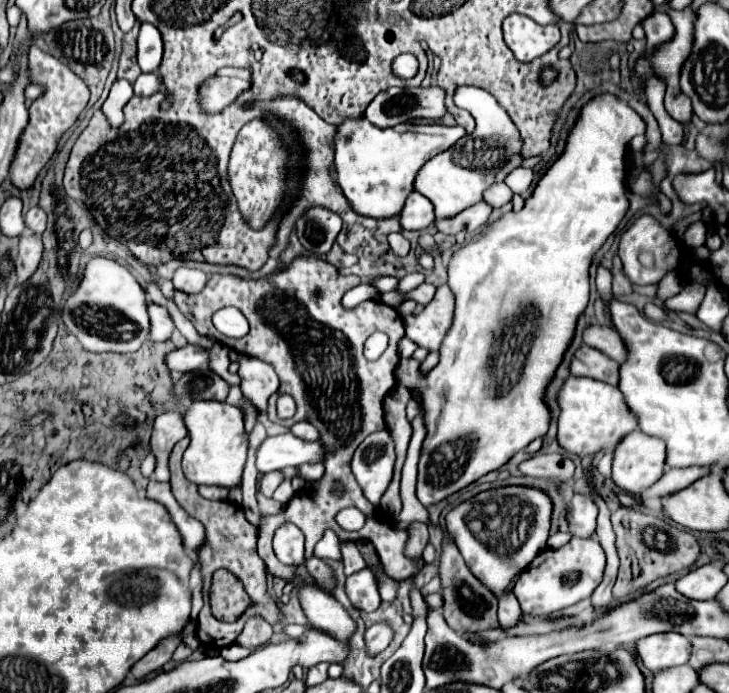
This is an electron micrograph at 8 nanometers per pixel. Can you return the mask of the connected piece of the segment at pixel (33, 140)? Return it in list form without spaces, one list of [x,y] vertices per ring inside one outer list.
[[[37,45],[29,51],[29,71],[31,71],[31,81],[43,85],[45,93],[39,99],[35,99],[33,105],[29,107],[29,123],[23,129],[23,135],[17,143],[15,159],[11,163],[9,179],[17,189],[33,187],[41,169],[57,151],[57,143],[61,135],[67,129],[71,129],[71,125],[77,121],[77,117],[81,115],[81,111],[89,101],[89,87],[83,83],[83,79],[79,79],[65,63],[59,63],[59,59],[55,59],[53,55],[43,53]]]

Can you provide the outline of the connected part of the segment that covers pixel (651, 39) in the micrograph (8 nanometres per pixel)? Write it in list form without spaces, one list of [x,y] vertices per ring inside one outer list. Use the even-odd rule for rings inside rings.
[[[653,13],[643,21],[645,33],[647,33],[647,49],[653,51],[659,45],[671,41],[671,37],[675,35],[675,25],[669,19],[669,15],[665,13]]]

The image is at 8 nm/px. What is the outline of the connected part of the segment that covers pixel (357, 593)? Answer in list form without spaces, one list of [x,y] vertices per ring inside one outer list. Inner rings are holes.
[[[363,569],[363,571],[347,577],[345,593],[347,593],[351,605],[357,611],[371,613],[381,603],[381,597],[379,597],[379,591],[377,591],[377,583],[375,583],[375,579],[373,579],[369,569]]]

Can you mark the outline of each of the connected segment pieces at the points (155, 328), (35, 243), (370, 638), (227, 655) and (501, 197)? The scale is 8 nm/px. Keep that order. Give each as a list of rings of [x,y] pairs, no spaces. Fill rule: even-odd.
[[[147,303],[147,313],[151,319],[151,339],[153,341],[167,341],[171,339],[173,333],[173,319],[169,315],[169,311],[161,305],[155,303]]]
[[[25,233],[19,237],[19,253],[15,257],[15,273],[17,273],[17,285],[23,283],[25,279],[31,277],[31,273],[35,273],[39,261],[43,255],[43,241],[33,235],[33,233]]]
[[[375,623],[375,625],[367,627],[365,635],[363,635],[367,655],[369,657],[379,655],[391,643],[391,635],[393,635],[393,631],[391,631],[391,627],[387,623]]]
[[[229,645],[229,647],[223,647],[221,649],[221,657],[223,659],[227,659],[227,661],[239,661],[239,659],[243,659],[243,657],[247,657],[251,653],[251,649],[247,649],[247,647],[241,647],[241,645]]]
[[[493,183],[483,191],[483,201],[487,201],[491,207],[503,207],[511,201],[511,189],[505,183]]]

